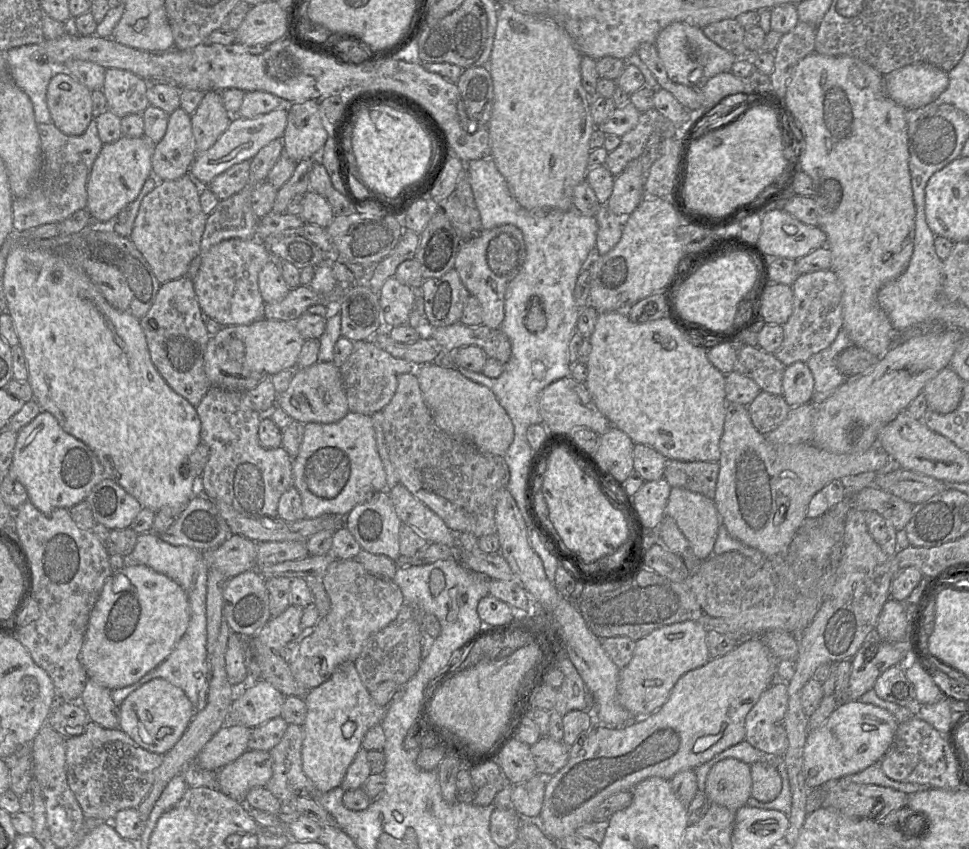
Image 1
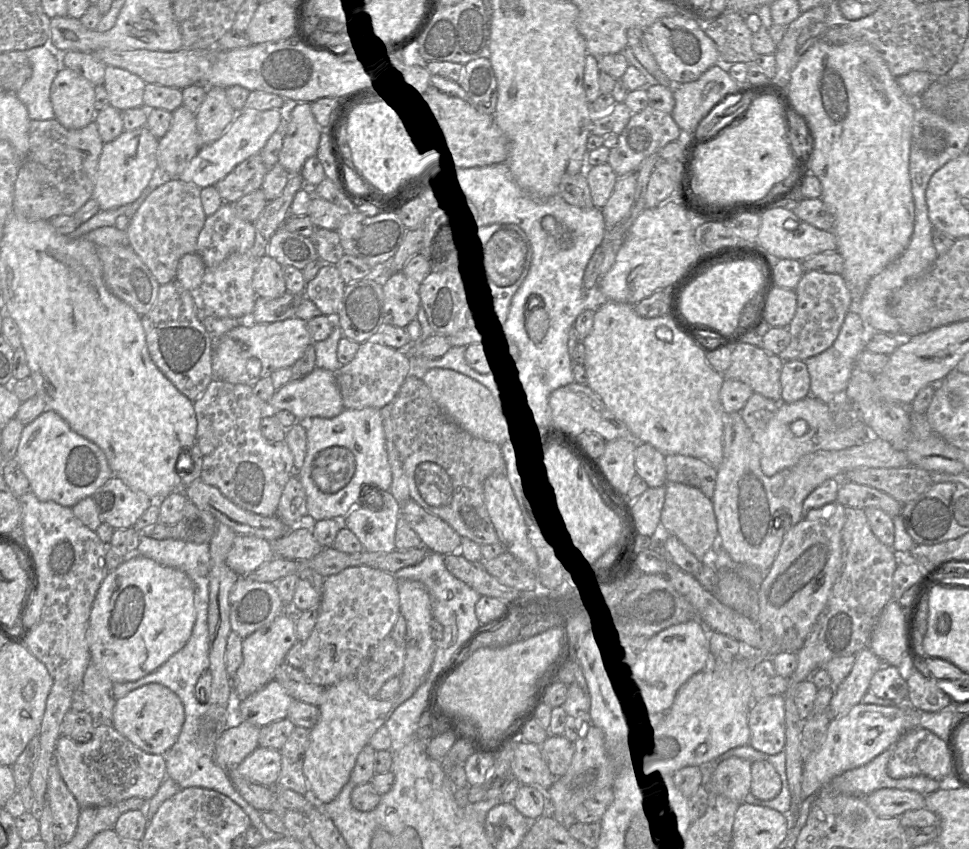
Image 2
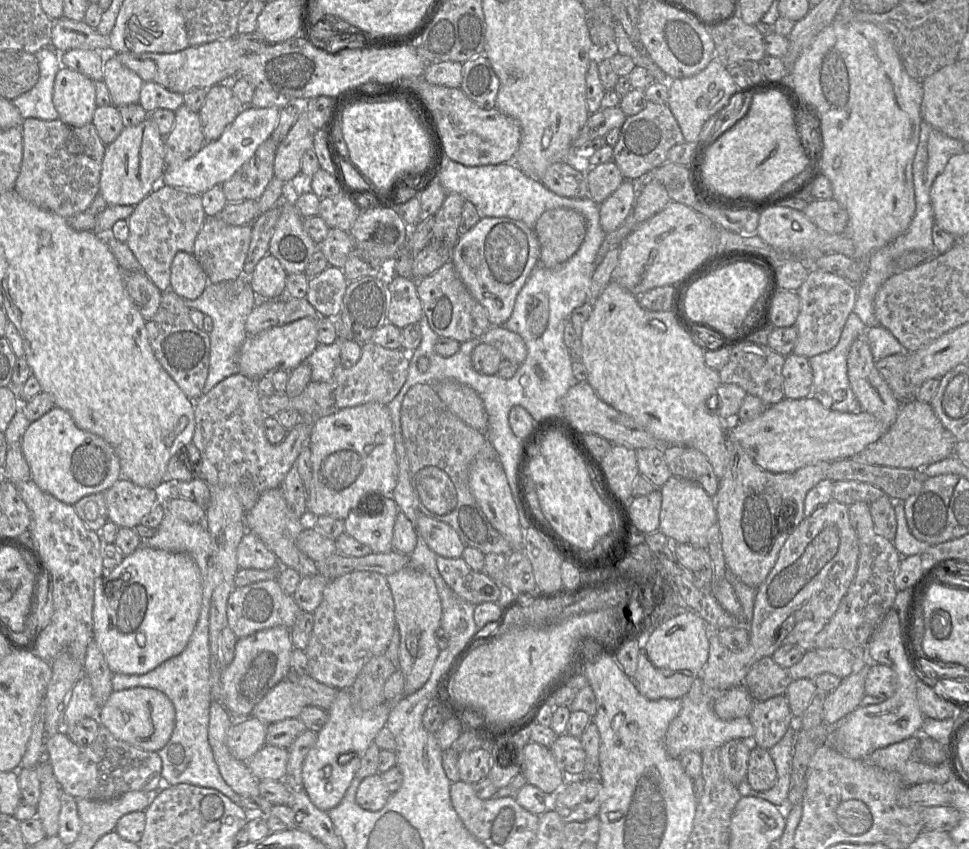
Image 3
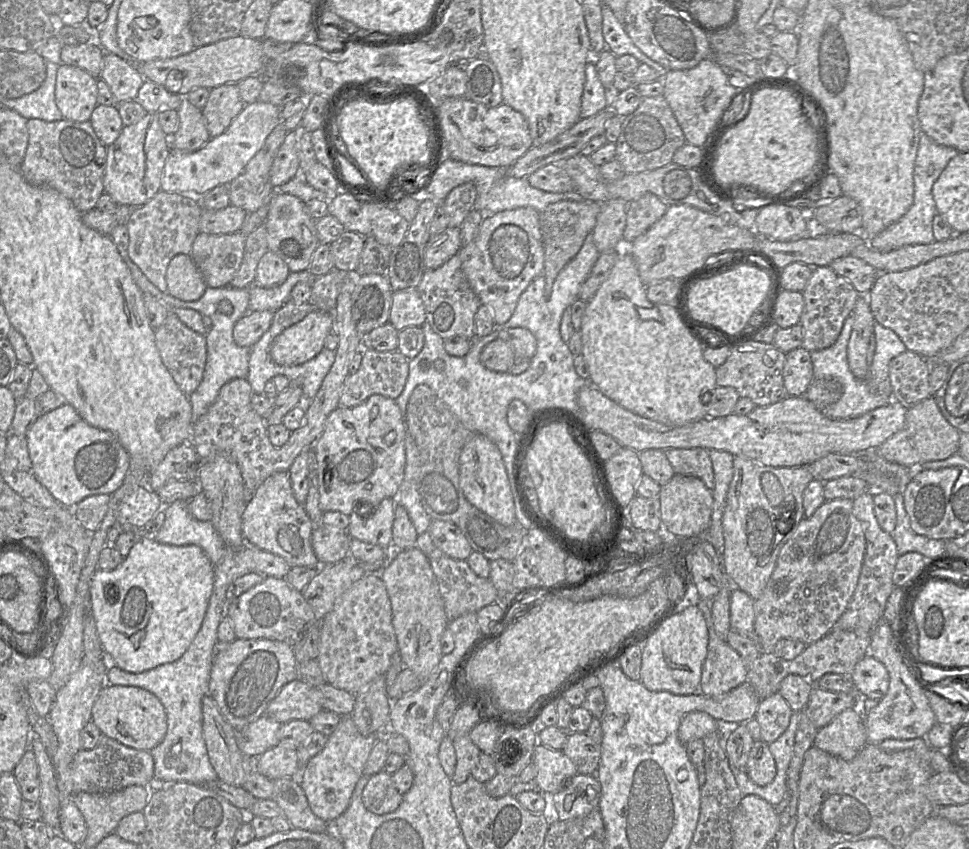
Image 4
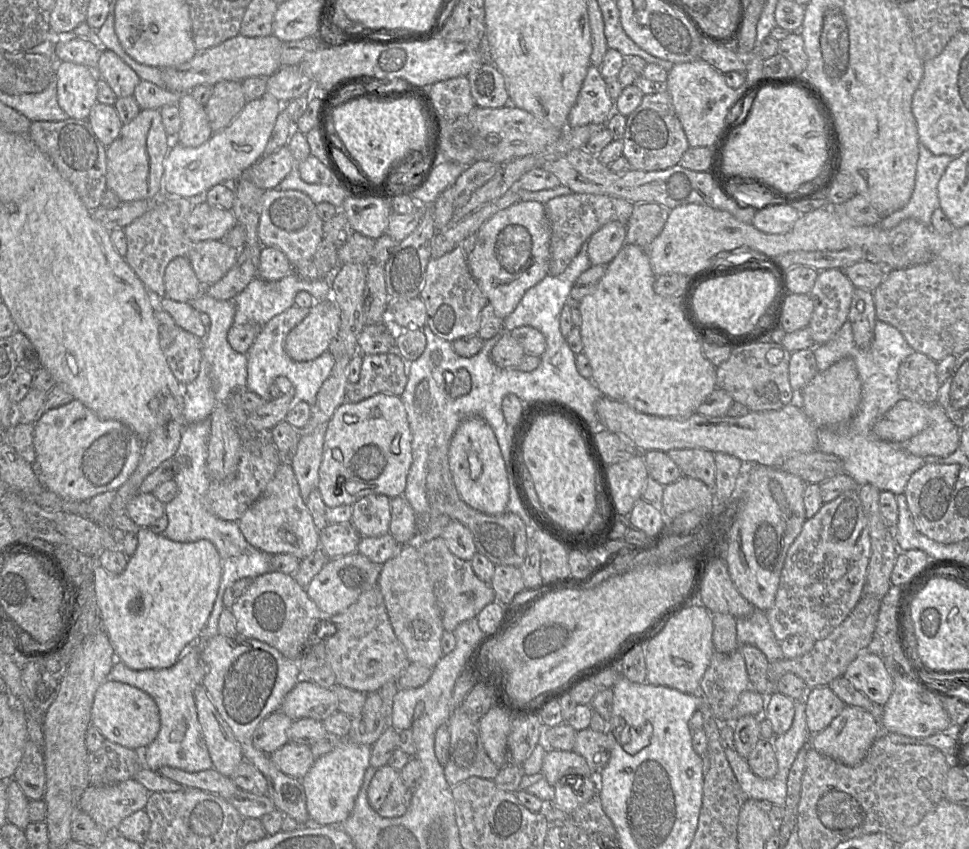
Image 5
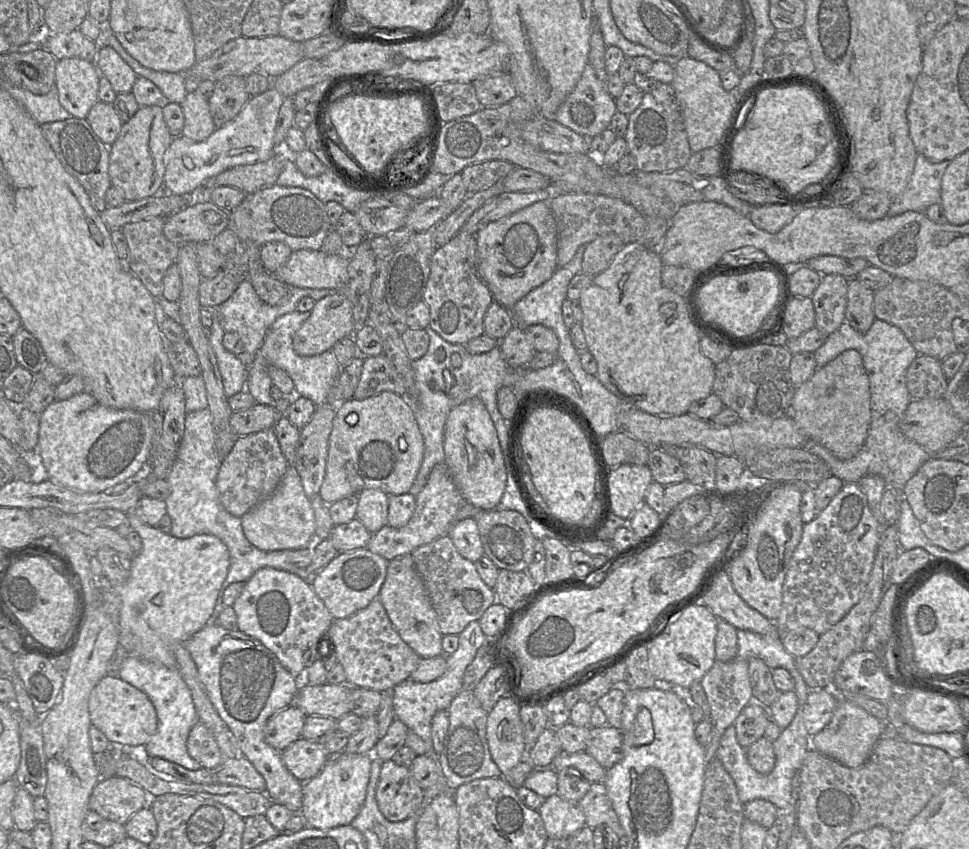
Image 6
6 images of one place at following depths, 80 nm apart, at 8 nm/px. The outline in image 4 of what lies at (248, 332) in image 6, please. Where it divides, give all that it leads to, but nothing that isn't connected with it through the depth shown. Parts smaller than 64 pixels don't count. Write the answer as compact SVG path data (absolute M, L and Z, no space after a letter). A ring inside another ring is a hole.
M303 270L299 272L290 272L286 281L277 287L264 288L256 284L252 284L248 288L248 311L276 311L290 299L290 293L297 283L305 282L312 286L316 277L317 276L314 276L308 270Z

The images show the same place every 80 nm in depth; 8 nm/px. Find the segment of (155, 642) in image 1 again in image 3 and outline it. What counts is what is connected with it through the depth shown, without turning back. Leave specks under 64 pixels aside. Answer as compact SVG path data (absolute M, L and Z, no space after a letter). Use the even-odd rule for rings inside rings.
M141 544L133 553L130 555L124 556L122 562L113 570L104 572L104 575L102 577L99 577L95 581L95 591L94 591L94 605L93 605L93 639L96 641L97 645L99 646L101 652L104 655L104 658L112 671L113 674L120 673L120 674L126 674L126 675L144 675L156 667L160 666L162 663L167 661L168 659L175 657L179 655L188 645L190 638L196 628L196 625L198 623L200 613L201 613L201 607L202 607L202 576L199 567L197 566L194 559L187 553L183 552L172 552L162 549L154 549L147 545Z

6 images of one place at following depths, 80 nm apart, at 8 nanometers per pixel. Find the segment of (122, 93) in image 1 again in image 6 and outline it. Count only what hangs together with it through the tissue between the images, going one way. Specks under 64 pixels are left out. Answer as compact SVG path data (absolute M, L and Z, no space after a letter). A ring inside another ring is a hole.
M111 46L99 47L96 67L117 94L132 91L138 75Z

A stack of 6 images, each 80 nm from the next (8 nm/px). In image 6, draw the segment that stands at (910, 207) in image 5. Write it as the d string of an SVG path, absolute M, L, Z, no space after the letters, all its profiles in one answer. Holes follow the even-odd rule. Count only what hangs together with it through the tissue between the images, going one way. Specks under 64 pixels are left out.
M918 154L905 190L892 198L886 216L900 215L906 211L924 212L932 204L941 204L942 178L950 162L933 163Z

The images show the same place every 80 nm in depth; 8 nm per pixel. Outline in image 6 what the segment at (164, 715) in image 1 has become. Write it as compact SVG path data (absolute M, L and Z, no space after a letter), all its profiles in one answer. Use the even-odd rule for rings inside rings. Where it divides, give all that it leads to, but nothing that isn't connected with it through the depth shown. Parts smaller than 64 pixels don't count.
M117 674L106 675L93 688L89 697L89 715L92 725L105 734L112 746L140 752L157 731L157 714L151 700Z

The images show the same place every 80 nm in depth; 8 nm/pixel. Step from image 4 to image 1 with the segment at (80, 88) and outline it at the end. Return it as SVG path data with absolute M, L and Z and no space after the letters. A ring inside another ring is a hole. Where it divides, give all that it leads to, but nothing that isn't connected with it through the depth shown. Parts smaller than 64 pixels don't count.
M56 68L46 98L52 123L68 136L83 134L94 118L92 91L63 68Z

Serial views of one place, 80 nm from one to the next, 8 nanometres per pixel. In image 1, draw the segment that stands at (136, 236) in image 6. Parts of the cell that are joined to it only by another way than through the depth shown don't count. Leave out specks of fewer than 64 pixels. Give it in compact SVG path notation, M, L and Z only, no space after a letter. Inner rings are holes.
M189 174L176 180L159 181L159 184L142 200L129 239L142 254L160 284L187 275L192 260L201 253L200 243L207 215L200 204L200 186Z

